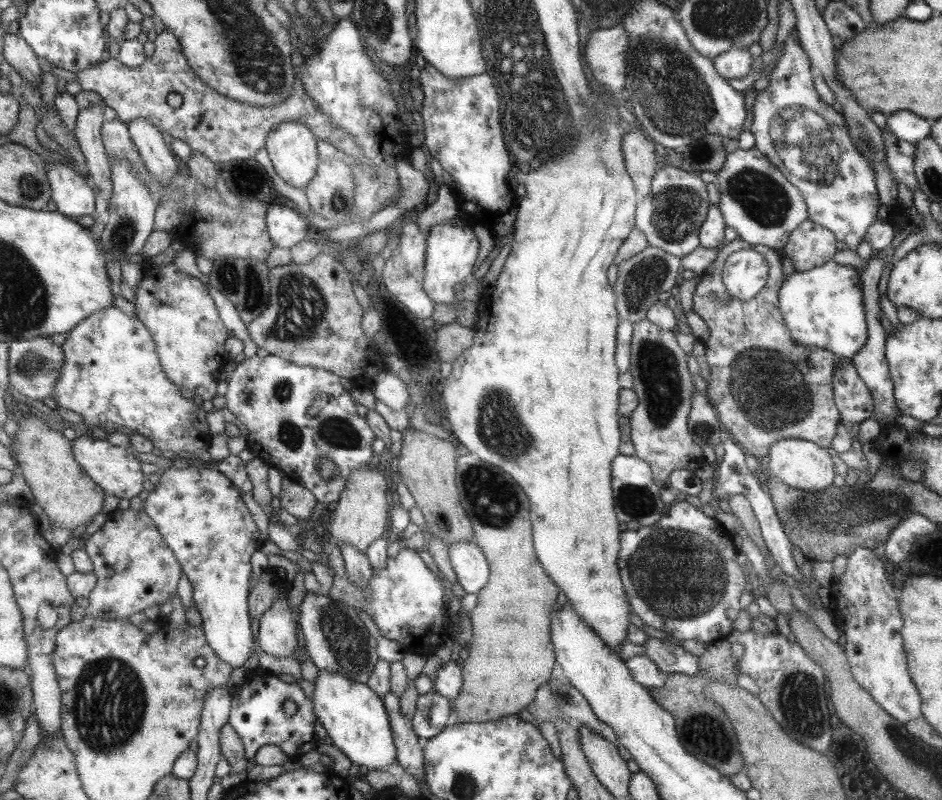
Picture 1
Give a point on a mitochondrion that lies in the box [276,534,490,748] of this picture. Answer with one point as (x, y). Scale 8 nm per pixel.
(349, 645)

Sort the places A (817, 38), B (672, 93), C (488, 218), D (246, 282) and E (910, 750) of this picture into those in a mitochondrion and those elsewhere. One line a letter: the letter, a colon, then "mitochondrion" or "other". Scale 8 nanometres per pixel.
A: other
B: mitochondrion
C: other
D: mitochondrion
E: mitochondrion

